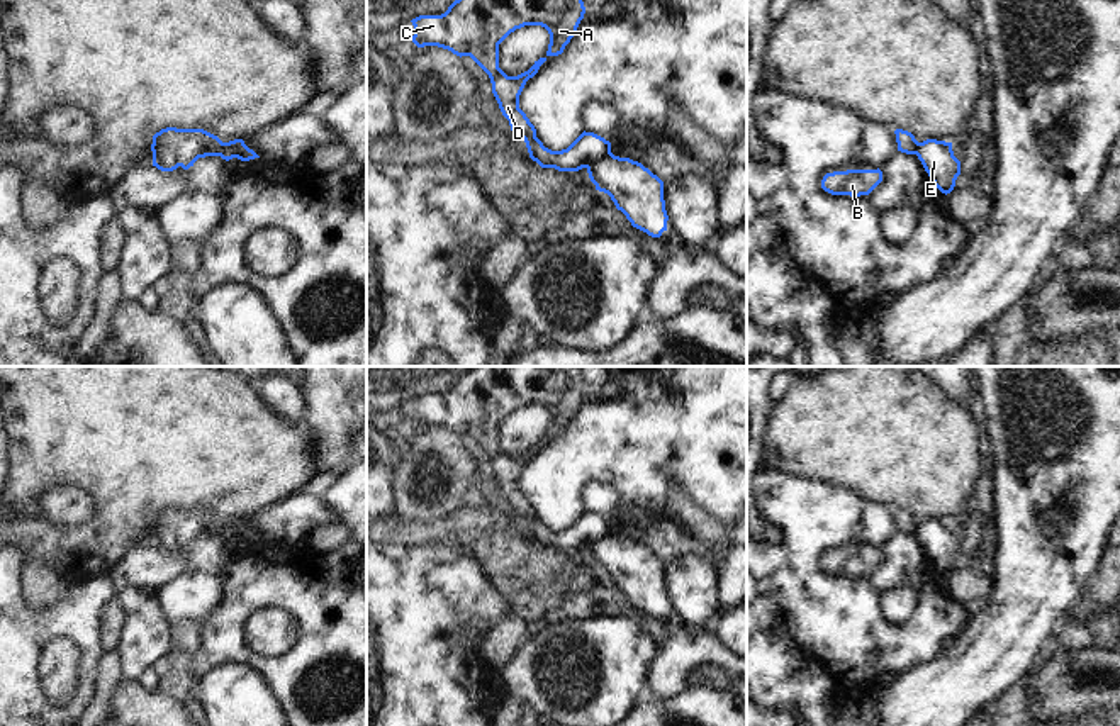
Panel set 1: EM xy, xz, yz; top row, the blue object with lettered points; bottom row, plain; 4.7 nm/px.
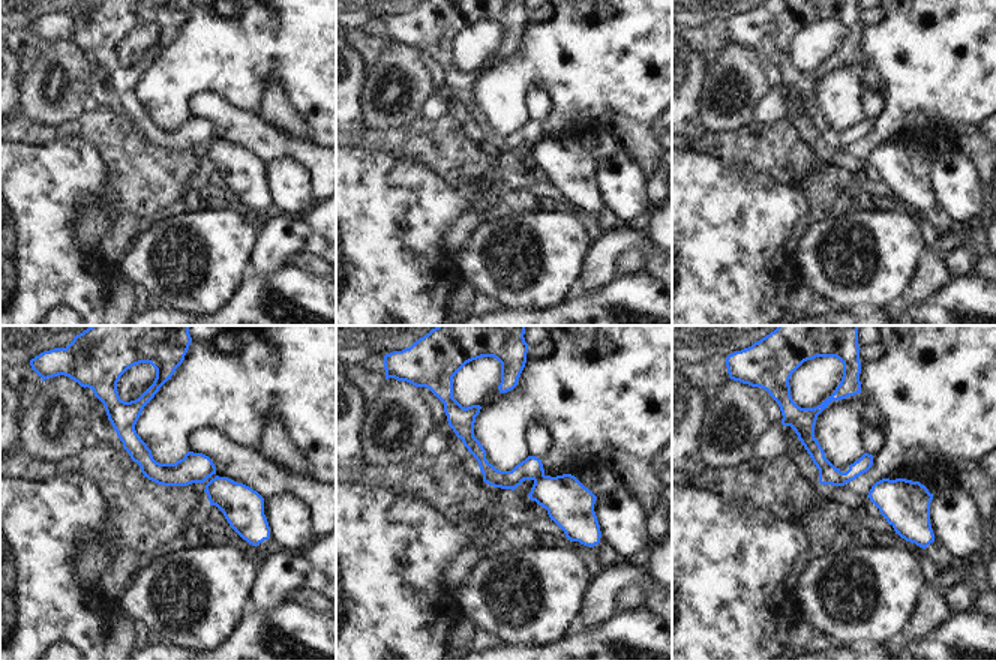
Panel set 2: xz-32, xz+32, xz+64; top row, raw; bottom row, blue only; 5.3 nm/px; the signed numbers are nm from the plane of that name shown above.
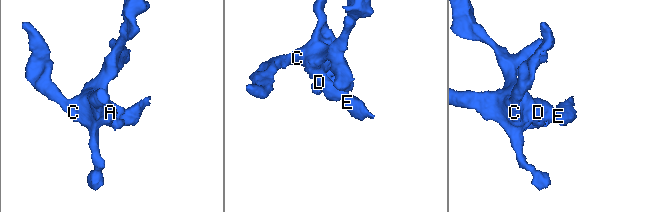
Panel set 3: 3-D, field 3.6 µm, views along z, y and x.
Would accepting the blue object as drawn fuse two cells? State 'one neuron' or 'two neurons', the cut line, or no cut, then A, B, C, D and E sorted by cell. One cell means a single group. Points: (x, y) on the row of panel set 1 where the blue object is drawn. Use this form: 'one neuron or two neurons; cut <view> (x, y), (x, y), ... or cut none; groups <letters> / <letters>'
two neurons; cut xz (611, 153), (588, 168); groups A B C D / E

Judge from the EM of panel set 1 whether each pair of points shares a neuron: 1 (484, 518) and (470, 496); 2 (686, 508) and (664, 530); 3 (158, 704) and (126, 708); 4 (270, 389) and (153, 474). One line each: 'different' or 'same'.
1: different
2: different
3: same
4: different

